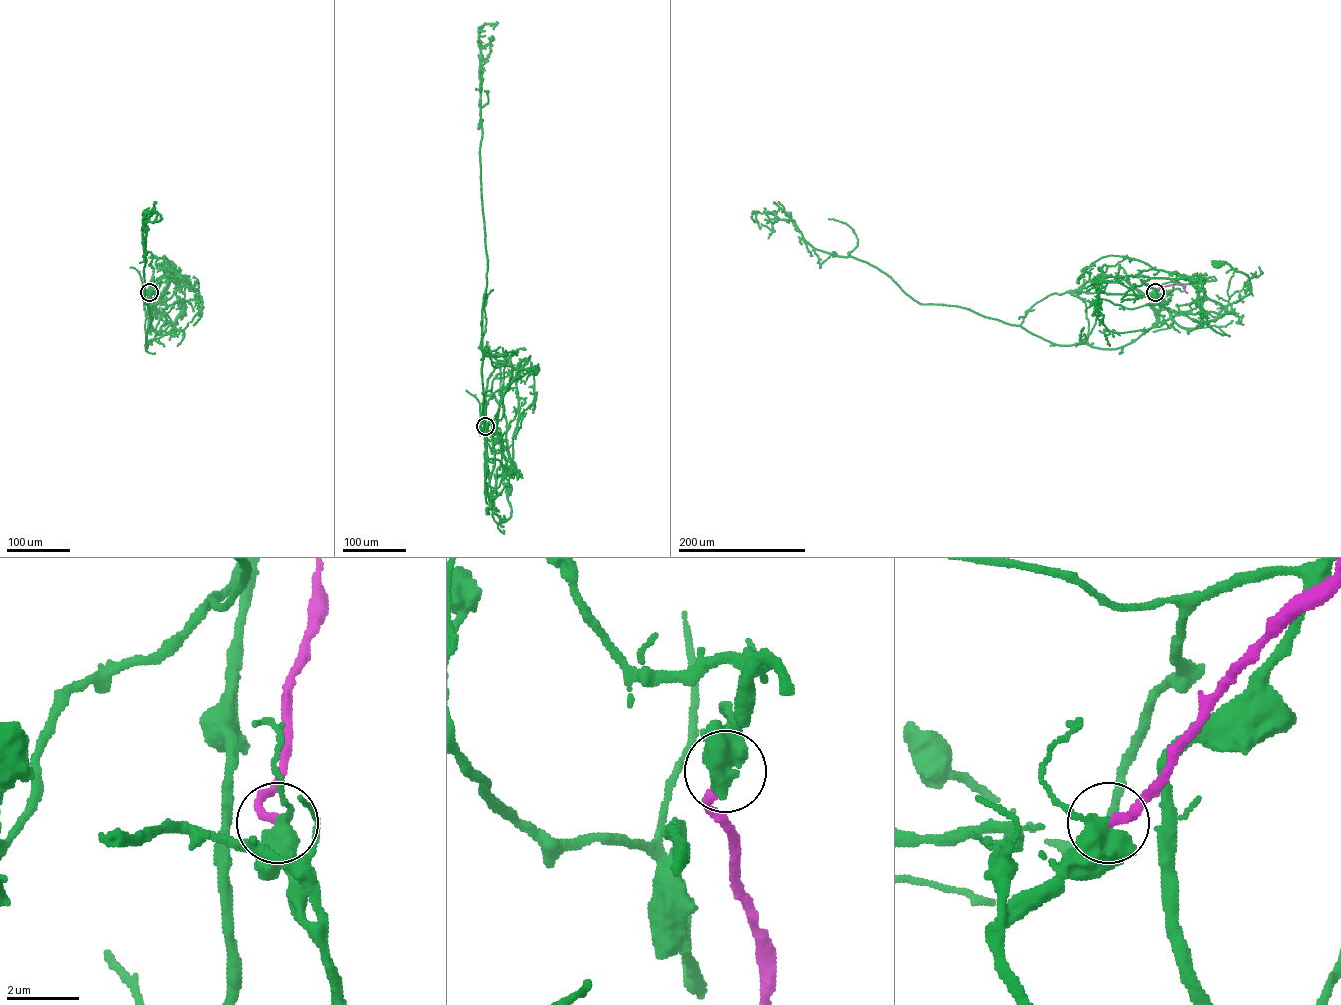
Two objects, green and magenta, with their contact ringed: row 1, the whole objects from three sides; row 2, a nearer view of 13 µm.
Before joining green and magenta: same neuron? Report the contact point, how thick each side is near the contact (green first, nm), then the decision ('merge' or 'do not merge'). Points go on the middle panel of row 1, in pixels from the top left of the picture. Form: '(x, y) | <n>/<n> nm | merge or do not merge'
(485, 426) | 500/280 nm | merge

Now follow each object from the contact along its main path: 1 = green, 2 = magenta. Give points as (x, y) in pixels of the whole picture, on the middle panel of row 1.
1: (485, 426), (489, 431), (494, 454), (494, 468), (486, 492), (502, 521), (511, 515), (508, 499), (510, 488)
2: (485, 426), (485, 458)

